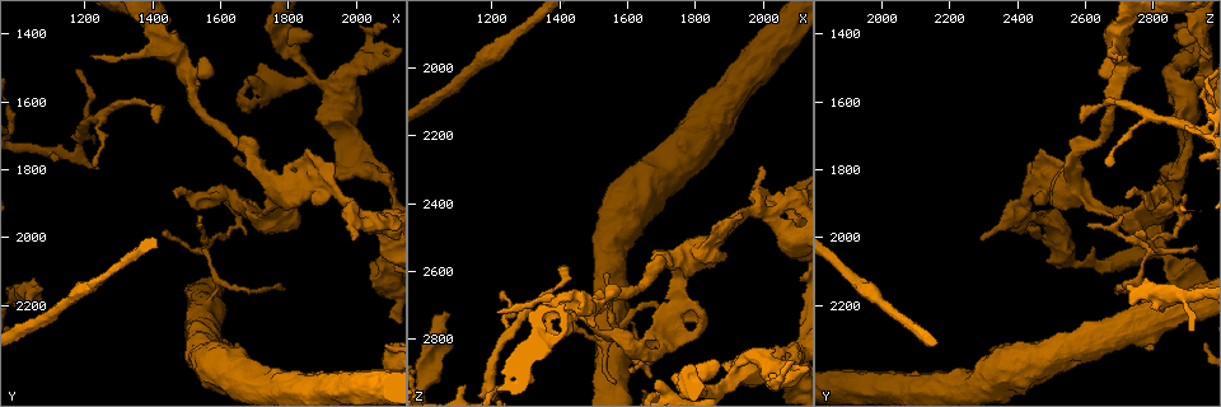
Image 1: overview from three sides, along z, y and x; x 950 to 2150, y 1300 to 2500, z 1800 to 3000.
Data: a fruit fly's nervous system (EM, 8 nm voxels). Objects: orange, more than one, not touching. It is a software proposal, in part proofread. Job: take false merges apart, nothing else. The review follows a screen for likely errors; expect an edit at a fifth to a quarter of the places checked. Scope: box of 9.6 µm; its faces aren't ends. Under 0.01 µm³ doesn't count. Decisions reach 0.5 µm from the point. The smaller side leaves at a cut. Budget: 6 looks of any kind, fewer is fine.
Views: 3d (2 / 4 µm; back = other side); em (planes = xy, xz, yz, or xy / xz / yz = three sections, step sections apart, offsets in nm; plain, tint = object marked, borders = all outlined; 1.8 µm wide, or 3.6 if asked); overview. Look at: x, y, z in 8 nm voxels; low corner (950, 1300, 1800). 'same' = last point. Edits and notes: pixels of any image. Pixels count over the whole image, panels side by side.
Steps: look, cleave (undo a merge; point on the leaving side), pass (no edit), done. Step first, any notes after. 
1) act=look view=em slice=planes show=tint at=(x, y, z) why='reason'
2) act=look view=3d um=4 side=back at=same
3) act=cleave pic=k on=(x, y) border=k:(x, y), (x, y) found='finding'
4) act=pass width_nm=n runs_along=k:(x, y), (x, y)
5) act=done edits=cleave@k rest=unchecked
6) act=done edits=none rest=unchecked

act=look view=em slice=planes show=plain at=(2020, 1950, 2430) why='four-way junction'

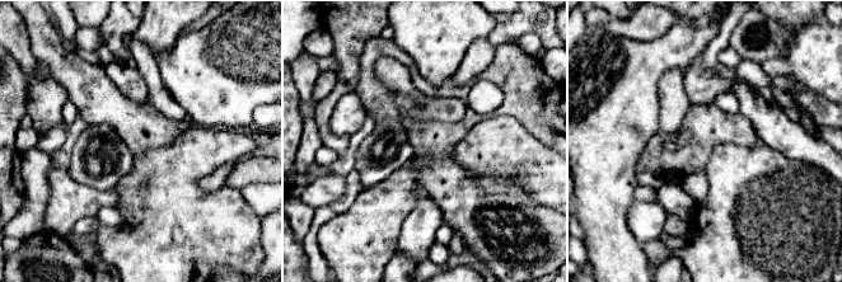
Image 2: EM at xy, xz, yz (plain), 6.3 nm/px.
act=look view=em slice=planes show=tint at=same

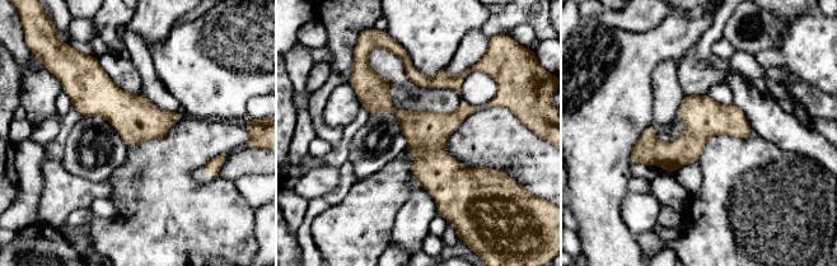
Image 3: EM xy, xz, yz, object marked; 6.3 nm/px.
act=pass runs_along=3:(370, 75), (445, 205) found='all the same cell'

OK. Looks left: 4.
act=look view=3d um=4 at=(1660, 1920, 2850) why='four-way junction'

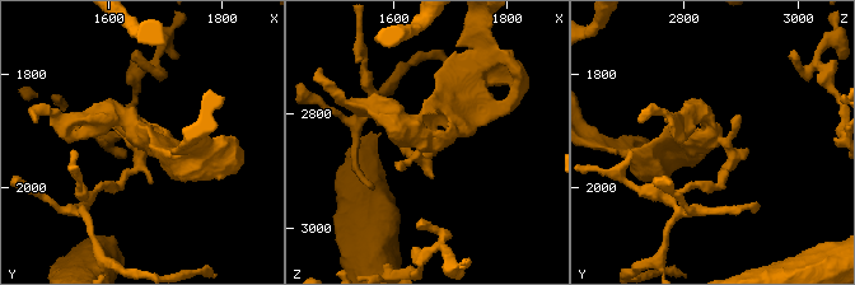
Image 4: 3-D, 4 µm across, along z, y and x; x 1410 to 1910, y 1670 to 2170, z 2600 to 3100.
act=look view=em slice=planes show=tint at=(1665, 1915, 2855) why='now the EM'

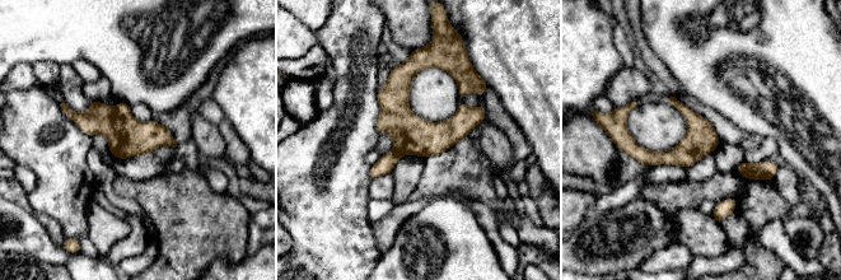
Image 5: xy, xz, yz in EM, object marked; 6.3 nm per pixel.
act=cleave pic=5 on=(411, 135) width_nm=200 found='a second cell is stuck on'

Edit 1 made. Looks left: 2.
act=done edits=cleave@5 rest=unchecked

